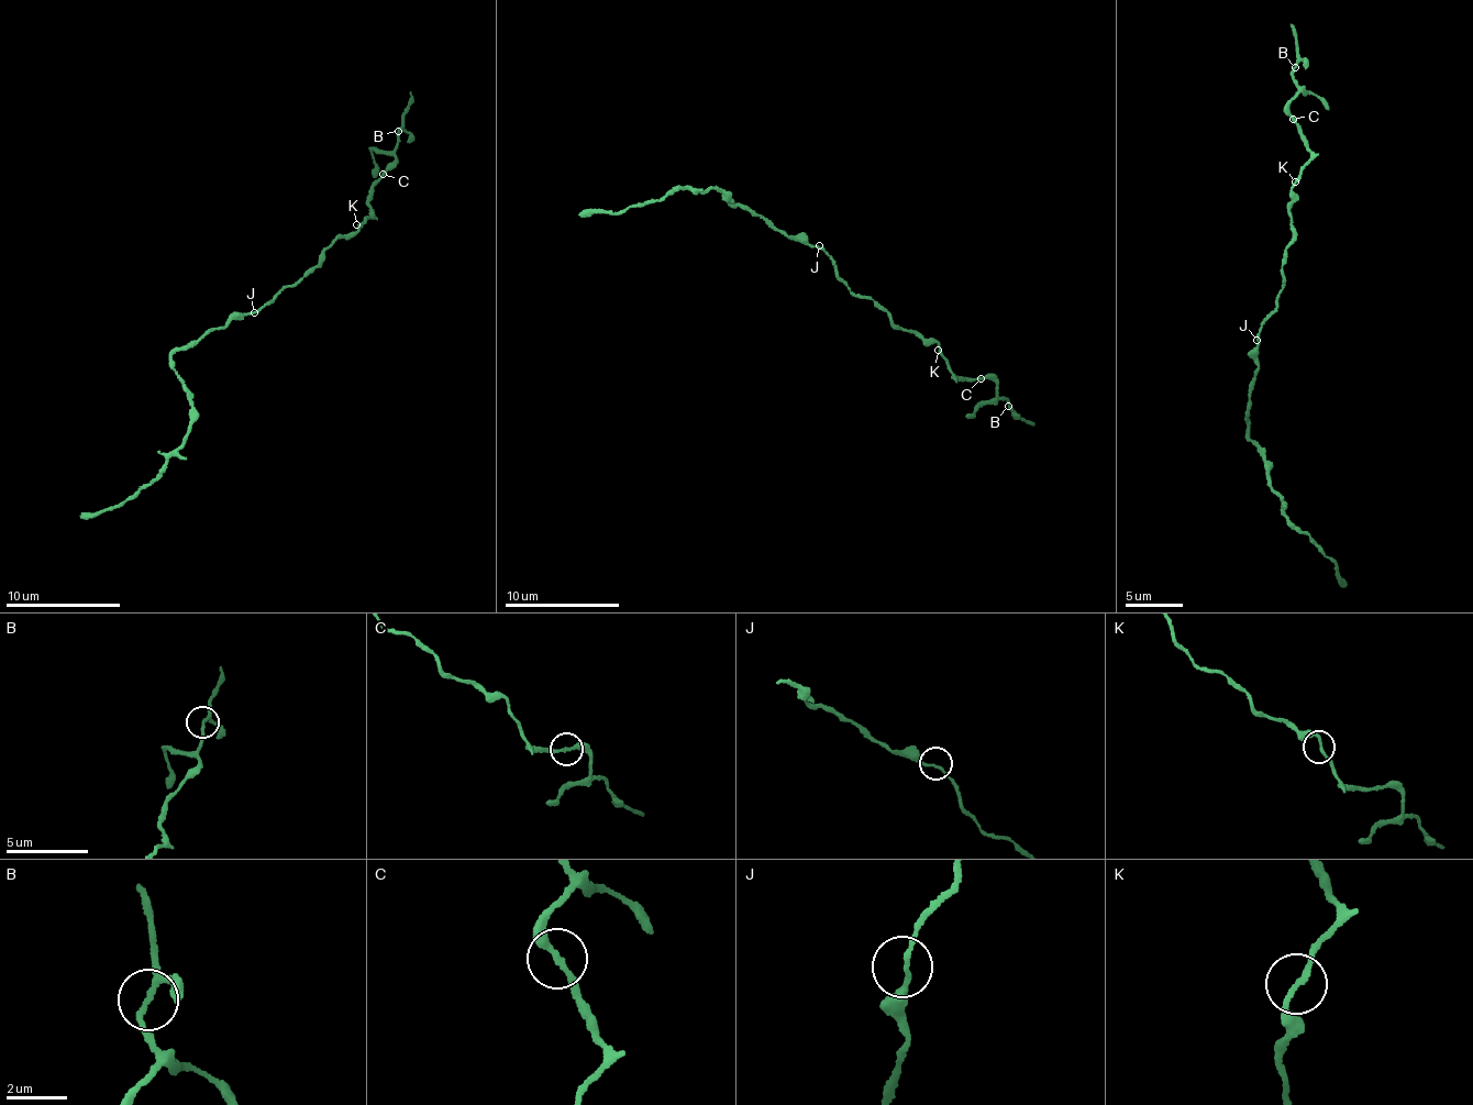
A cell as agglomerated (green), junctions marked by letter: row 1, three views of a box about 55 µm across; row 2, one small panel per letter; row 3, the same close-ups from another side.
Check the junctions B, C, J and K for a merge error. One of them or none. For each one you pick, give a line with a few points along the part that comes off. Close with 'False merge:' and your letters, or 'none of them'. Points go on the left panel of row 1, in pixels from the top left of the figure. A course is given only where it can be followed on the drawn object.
False merge: none of them

